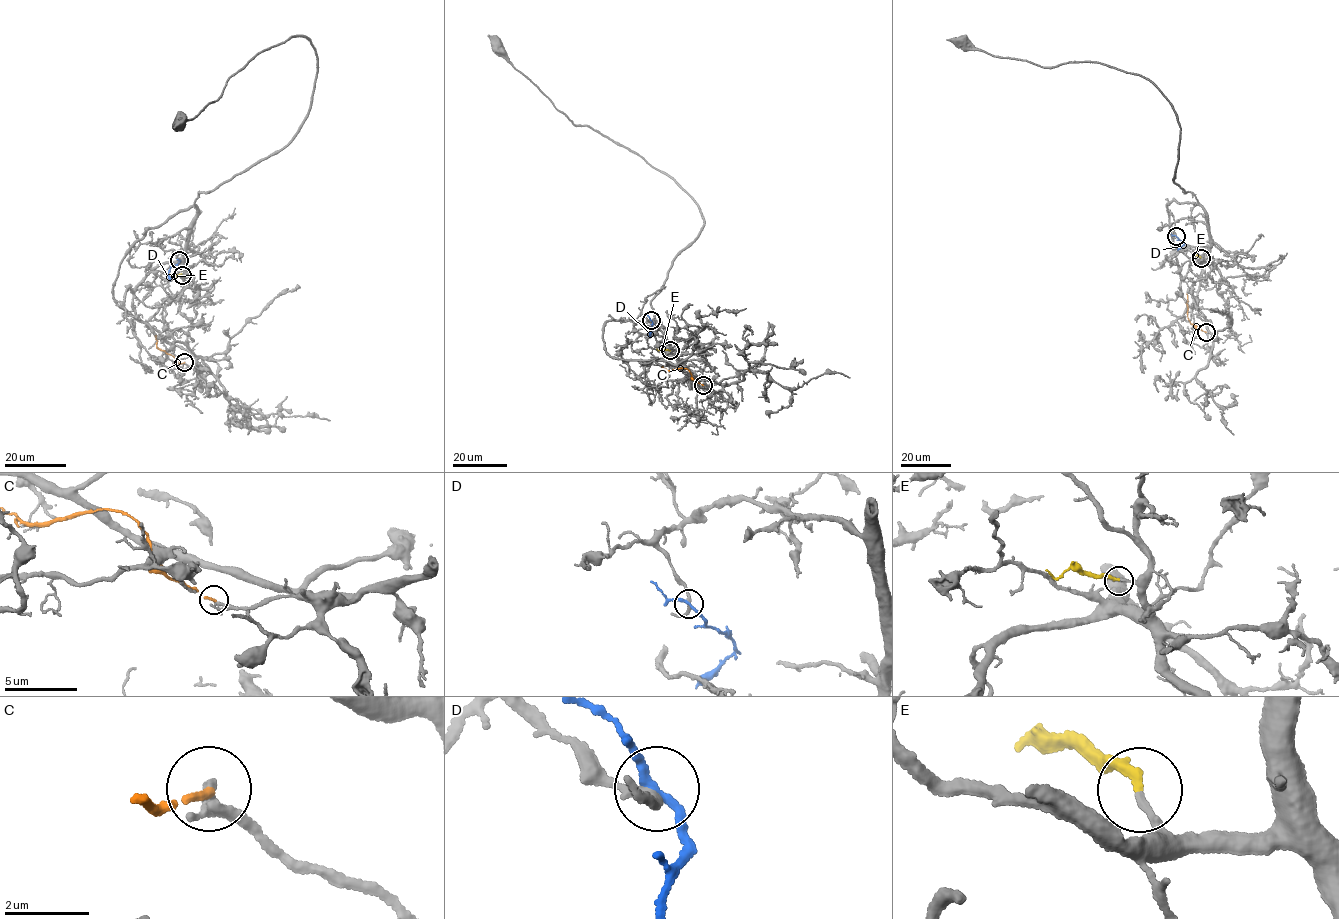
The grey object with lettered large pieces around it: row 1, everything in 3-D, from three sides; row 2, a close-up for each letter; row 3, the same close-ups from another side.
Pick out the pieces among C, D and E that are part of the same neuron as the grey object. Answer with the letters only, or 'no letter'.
E

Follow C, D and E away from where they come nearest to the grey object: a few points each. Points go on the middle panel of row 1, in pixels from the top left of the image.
C: (703, 385), (694, 380), (689, 371), (681, 368), (669, 370), (662, 366)
D: (651, 320), (651, 332)
E: (670, 351), (656, 348)

